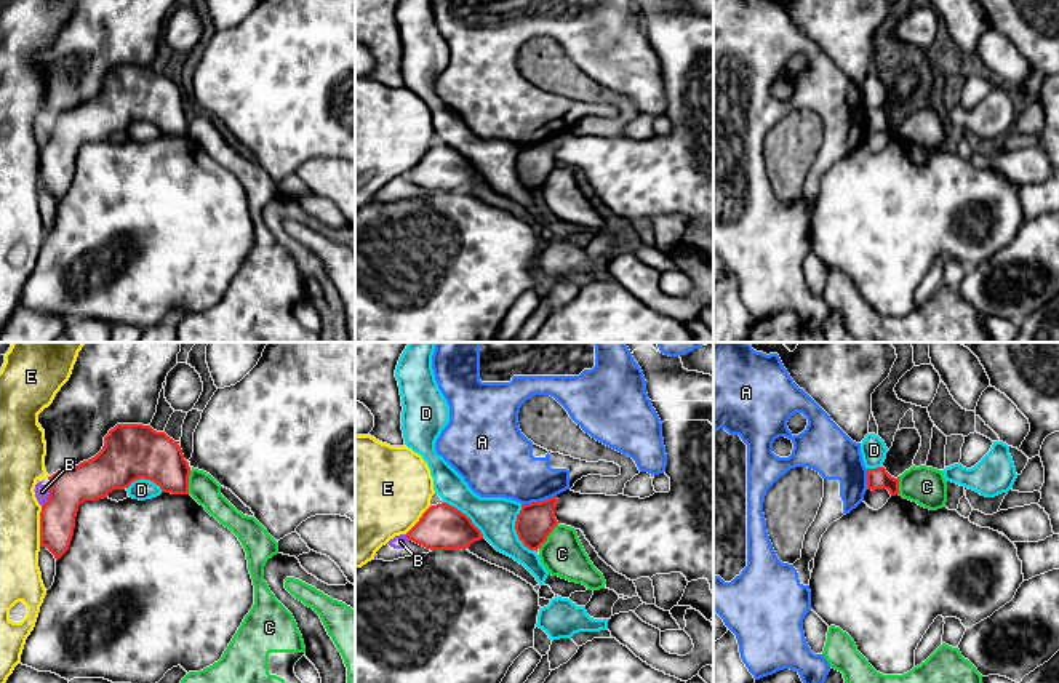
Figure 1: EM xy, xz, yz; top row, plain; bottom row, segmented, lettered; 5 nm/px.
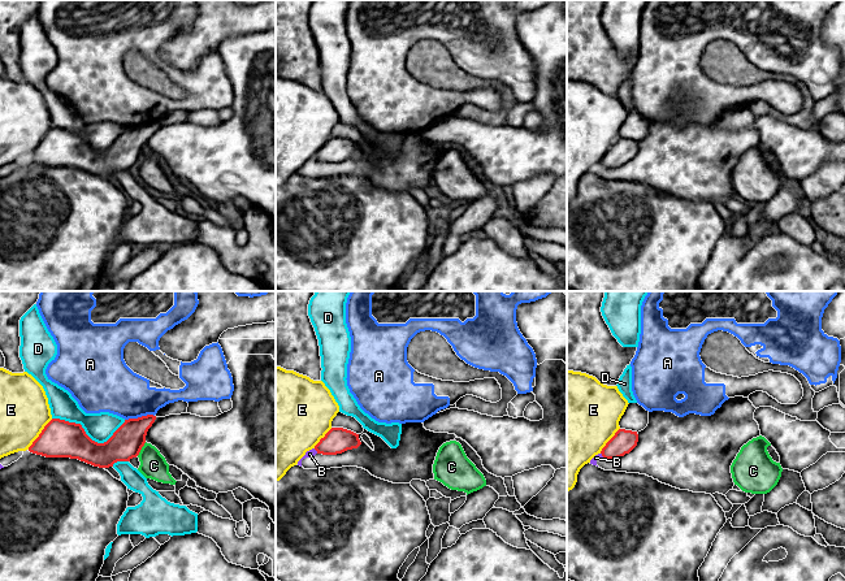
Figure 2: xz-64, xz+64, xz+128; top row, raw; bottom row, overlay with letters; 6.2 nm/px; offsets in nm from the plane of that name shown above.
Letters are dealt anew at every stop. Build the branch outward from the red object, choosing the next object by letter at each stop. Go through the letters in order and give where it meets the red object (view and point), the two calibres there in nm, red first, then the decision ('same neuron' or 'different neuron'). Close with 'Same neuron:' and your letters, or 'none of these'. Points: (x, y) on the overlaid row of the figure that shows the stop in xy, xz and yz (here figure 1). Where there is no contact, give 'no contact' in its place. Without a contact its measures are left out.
A: meets red in xz at (538, 503); 190 nm thick on the red side, 300 nm on the other; different neuron
B: meets red in xy at (50, 496); 200 nm thick on the red side, 80 nm on the other; different neuron
C: meets red in xz at (547, 535); 190 nm thick on the red side, 220 nm on the other; different neuron
D: meets red in xz at (515, 530); 190 nm thick on the red side, 200 nm on the other; different neuron
E: meets red in xy at (40, 527); 200 nm thick on the red side, 200 nm on the other; different neuron
Same neuron: none of these

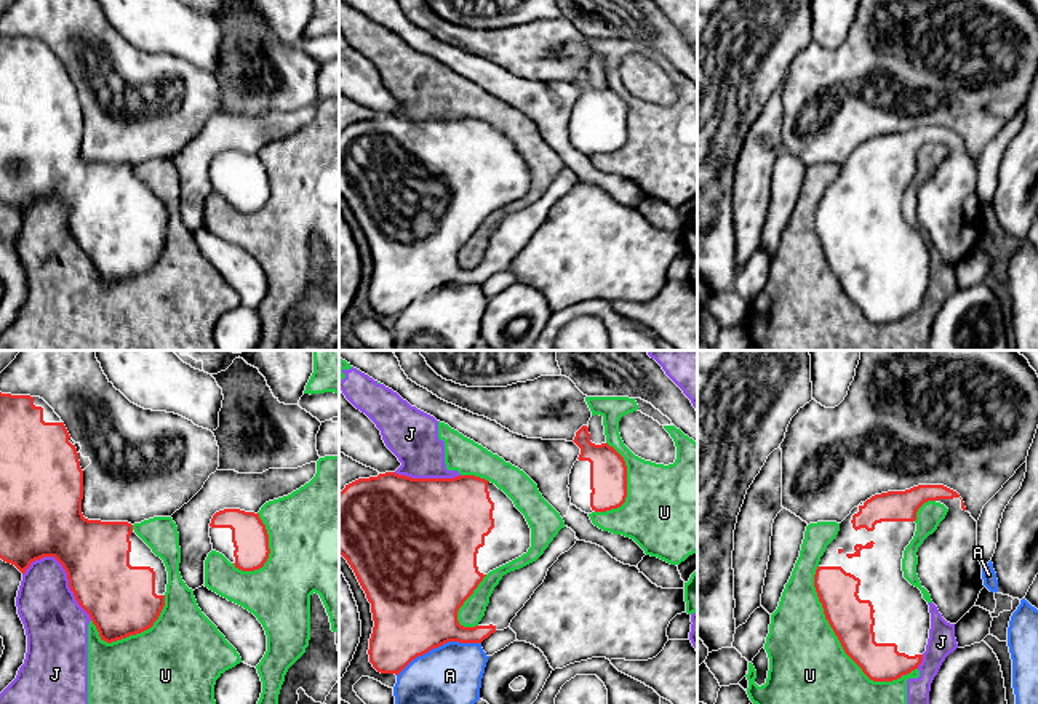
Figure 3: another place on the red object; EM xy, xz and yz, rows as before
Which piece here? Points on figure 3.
A: meets red in xz at (439, 645); 440 nm thick on the red side, 300 nm on the other; different neuron
J: meets red in xy at (67, 576); 340 nm thick on the red side, 300 nm on the other; different neuron
U: meets red in yz at (842, 645); 220 nm thick on the red side, 380 nm on the other; different neuron
Same neuron: none of these

